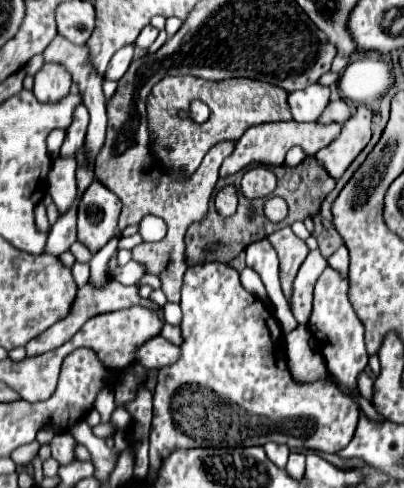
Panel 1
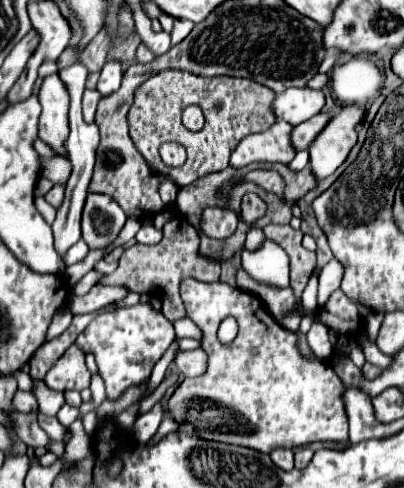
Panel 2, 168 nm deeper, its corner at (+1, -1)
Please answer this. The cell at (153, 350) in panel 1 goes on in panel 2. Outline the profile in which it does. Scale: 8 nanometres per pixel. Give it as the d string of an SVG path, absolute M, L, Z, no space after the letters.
M197 348L197 350L191 350L191 352L179 352L177 358L175 358L175 364L179 368L179 372L183 376L201 376L205 374L205 366L207 366L207 354L205 350Z

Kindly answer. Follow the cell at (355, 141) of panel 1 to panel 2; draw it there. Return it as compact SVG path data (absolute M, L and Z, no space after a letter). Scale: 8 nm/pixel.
M343 106L325 130L311 144L311 172L317 180L333 174L357 142L355 126L361 122L363 110L359 106Z

